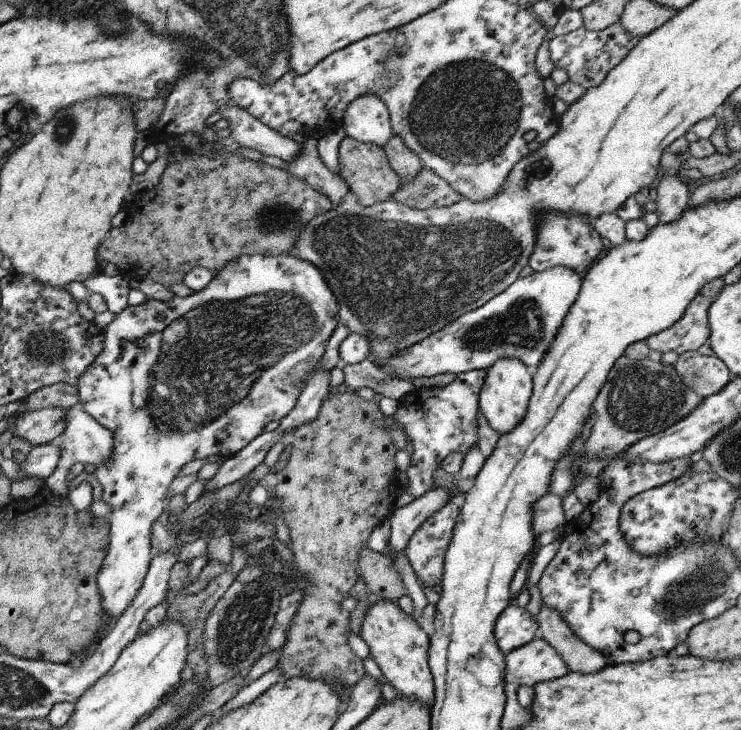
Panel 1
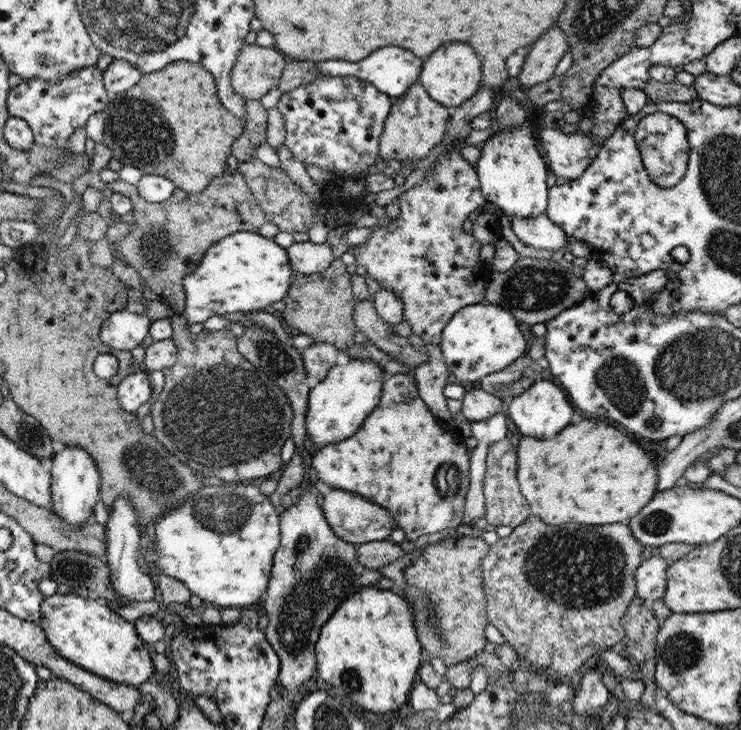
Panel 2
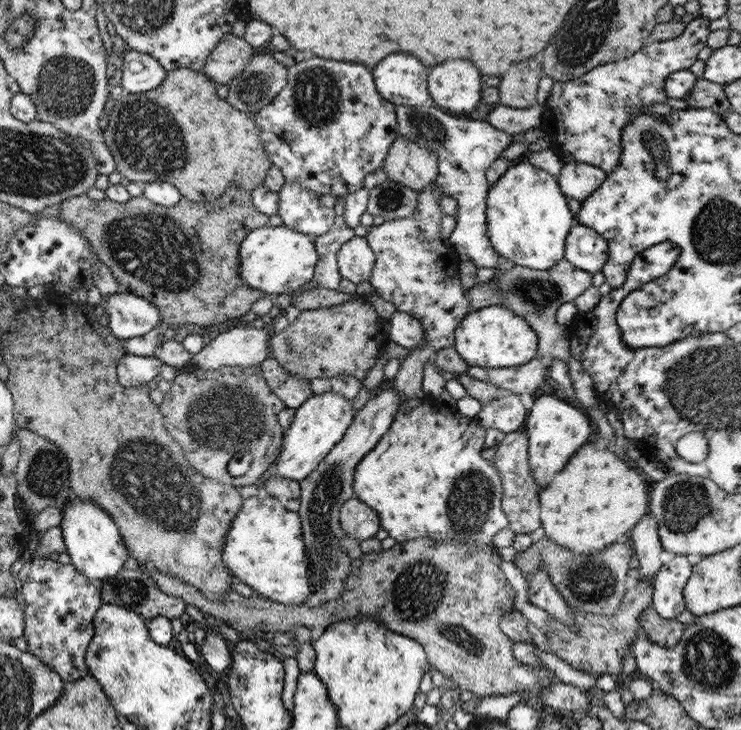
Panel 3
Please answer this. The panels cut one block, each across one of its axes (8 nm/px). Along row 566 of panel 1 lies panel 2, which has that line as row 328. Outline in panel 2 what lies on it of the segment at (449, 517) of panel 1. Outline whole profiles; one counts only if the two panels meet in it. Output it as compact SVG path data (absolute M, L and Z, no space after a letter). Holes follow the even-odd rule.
M455 149L451 153L443 151L434 162L435 167L426 170L421 183L400 194L395 201L399 205L399 216L391 219L387 227L376 224L369 237L349 250L355 256L357 266L363 266L366 274L376 280L380 287L391 289L399 298L403 307L403 321L407 322L411 332L419 336L425 345L439 344L441 331L454 312L464 306L483 302L484 290L490 281L488 271L479 263L480 244L470 232L461 229L468 214L485 204L475 169L463 160L460 150Z

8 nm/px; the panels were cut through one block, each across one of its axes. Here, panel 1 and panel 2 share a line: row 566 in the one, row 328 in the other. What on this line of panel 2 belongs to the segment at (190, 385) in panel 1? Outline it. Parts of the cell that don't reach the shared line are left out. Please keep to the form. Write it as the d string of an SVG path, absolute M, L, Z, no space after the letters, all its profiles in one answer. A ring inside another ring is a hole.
M125 308L116 310L103 319L99 341L112 351L129 352L147 336L150 321L145 314L128 312Z

